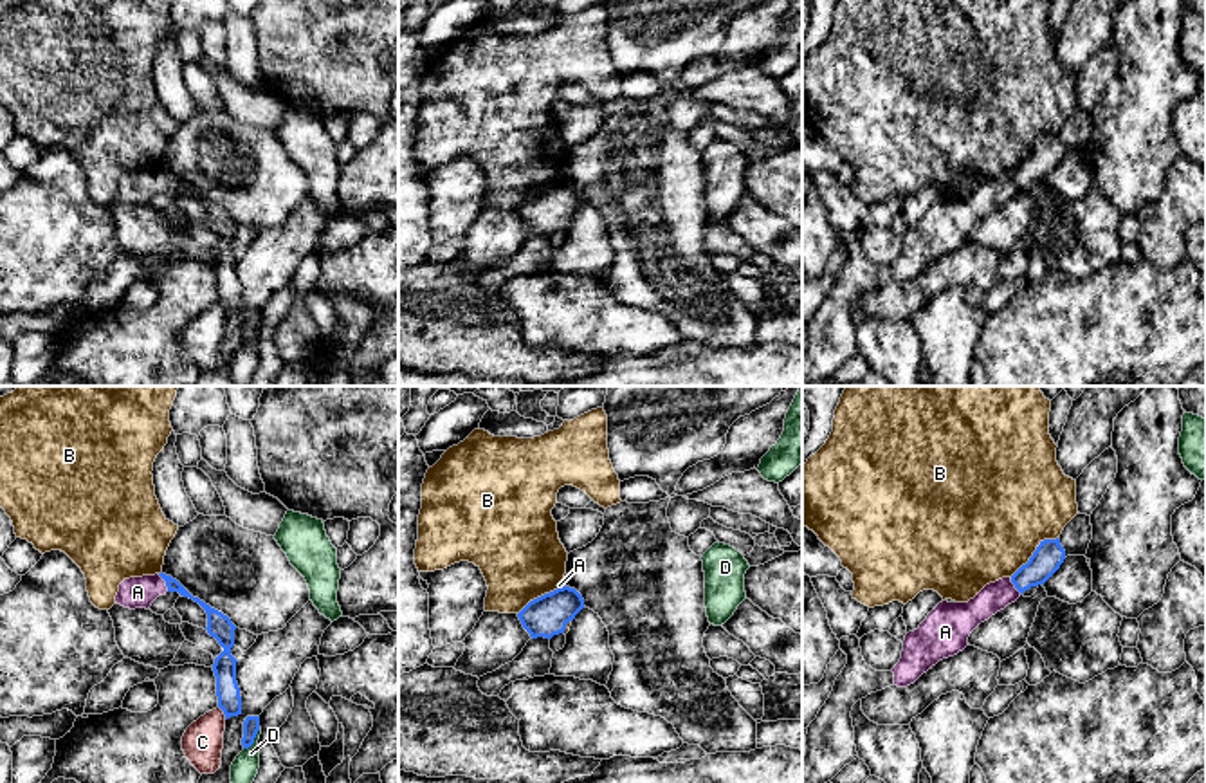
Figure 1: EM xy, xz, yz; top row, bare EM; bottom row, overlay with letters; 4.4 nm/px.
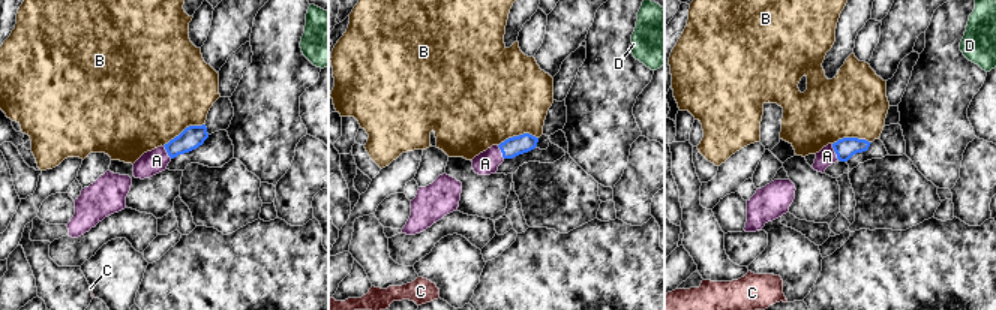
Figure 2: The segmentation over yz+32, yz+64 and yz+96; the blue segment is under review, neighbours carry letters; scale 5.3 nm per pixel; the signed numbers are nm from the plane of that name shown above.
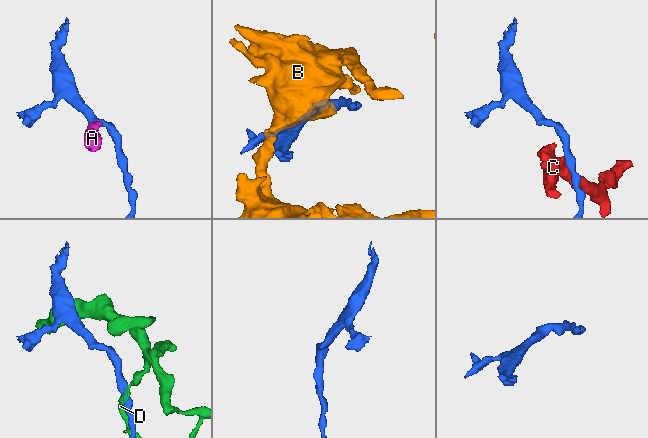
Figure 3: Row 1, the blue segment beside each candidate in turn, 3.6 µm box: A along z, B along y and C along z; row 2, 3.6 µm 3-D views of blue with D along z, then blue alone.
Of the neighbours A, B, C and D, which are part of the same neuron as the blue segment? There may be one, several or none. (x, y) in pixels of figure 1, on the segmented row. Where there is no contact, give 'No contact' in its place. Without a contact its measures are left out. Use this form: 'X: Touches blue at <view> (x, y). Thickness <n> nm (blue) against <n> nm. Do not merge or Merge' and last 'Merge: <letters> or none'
A: Touches blue at xy (166, 583). Thickness 60 nm (blue) against 140 nm. Merge
B: Touches blue at yz (1033, 552). Thickness 140 nm (blue) against 500 nm. Do not merge
C: Touches blue at xy (224, 713). Thickness 110 nm (blue) against 190 nm. Do not merge
D: Touches blue at xy (253, 740). Thickness 80 nm (blue) against 120 nm. Do not merge
Merge: A

